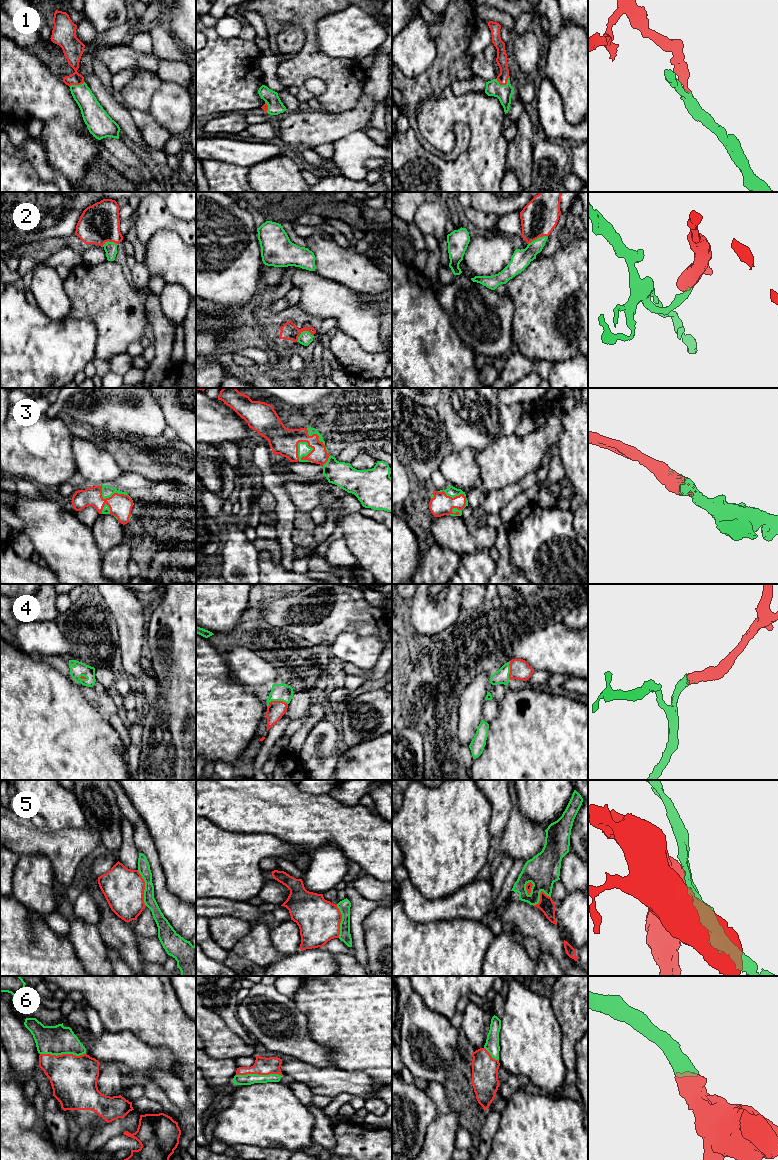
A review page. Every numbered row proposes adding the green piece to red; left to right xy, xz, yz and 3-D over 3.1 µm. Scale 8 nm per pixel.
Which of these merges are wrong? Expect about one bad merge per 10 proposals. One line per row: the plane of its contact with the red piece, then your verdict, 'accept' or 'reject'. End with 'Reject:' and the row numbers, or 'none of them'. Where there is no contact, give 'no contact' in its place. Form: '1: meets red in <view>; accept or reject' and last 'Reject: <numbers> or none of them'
1: meets red in yz; accept
2: meets red in xz; accept
3: meets red in yz; accept
4: meets red in xz; accept
5: meets red in xy; reject
6: meets red in xy; accept
Reject: 5

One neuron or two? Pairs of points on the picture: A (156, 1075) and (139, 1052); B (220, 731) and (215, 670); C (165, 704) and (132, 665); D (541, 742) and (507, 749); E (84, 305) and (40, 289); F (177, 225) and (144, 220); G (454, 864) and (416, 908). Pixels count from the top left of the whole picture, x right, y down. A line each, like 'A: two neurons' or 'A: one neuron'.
A: two neurons
B: one neuron
C: two neurons
D: one neuron
E: two neurons
F: one neuron
G: two neurons

